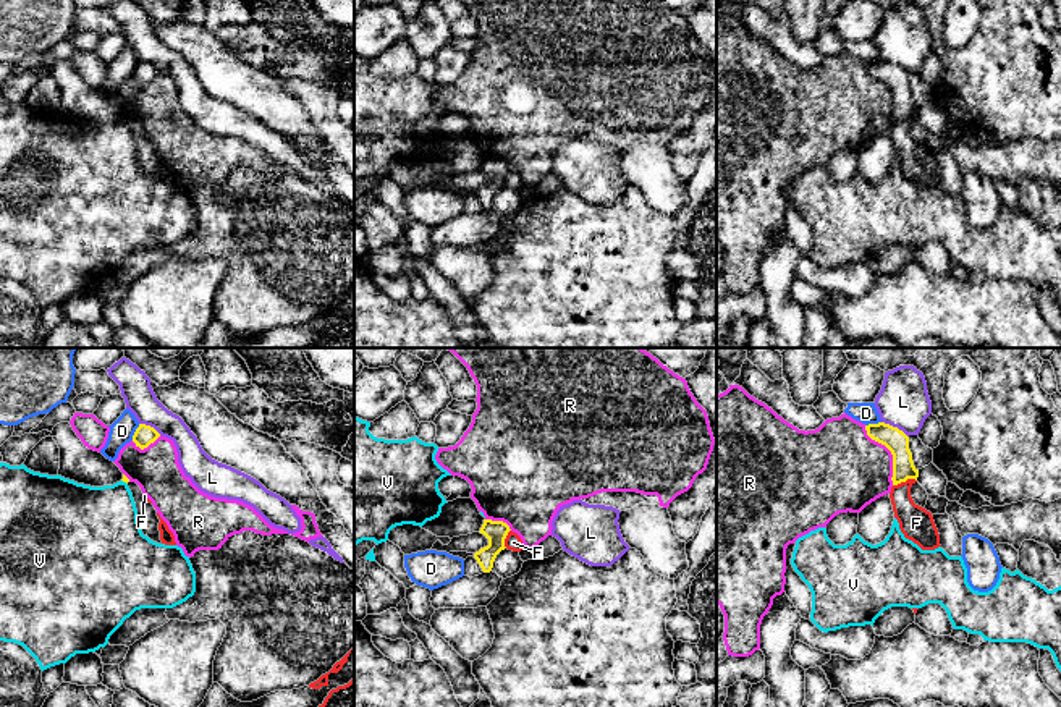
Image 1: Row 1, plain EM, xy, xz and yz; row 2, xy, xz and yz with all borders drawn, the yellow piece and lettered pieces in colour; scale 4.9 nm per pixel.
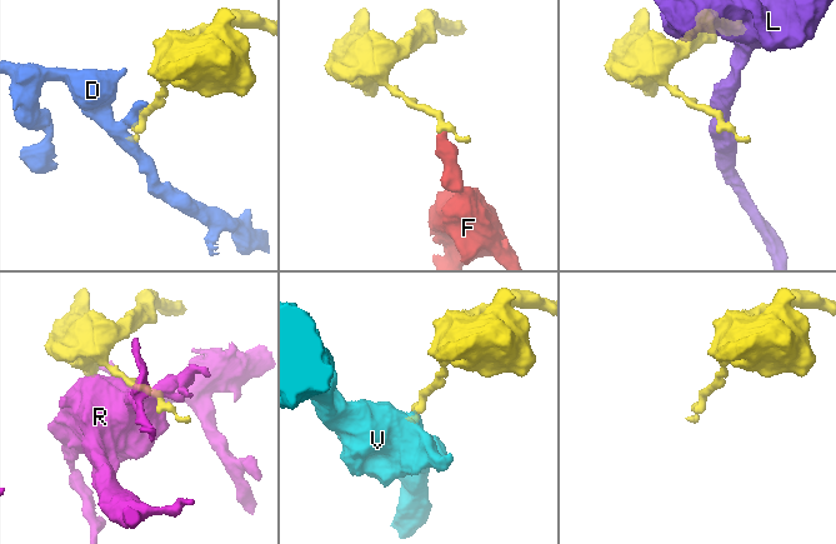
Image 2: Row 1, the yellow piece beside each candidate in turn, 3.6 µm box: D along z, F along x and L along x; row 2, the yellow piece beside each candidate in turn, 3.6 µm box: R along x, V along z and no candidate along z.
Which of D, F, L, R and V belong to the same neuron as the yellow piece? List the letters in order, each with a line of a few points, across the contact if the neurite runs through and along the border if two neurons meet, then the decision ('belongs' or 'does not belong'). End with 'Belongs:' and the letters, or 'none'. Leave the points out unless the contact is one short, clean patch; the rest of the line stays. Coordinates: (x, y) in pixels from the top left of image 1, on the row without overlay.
D: does not belong
F: line yz (916, 117), (906, 117), (893, 123); does not belong
L: line yz (882, 59), (896, 63), (908, 75); does not belong
R: does not belong
V: line xy (122, 117), (126, 122); does not belong
Belongs: none

